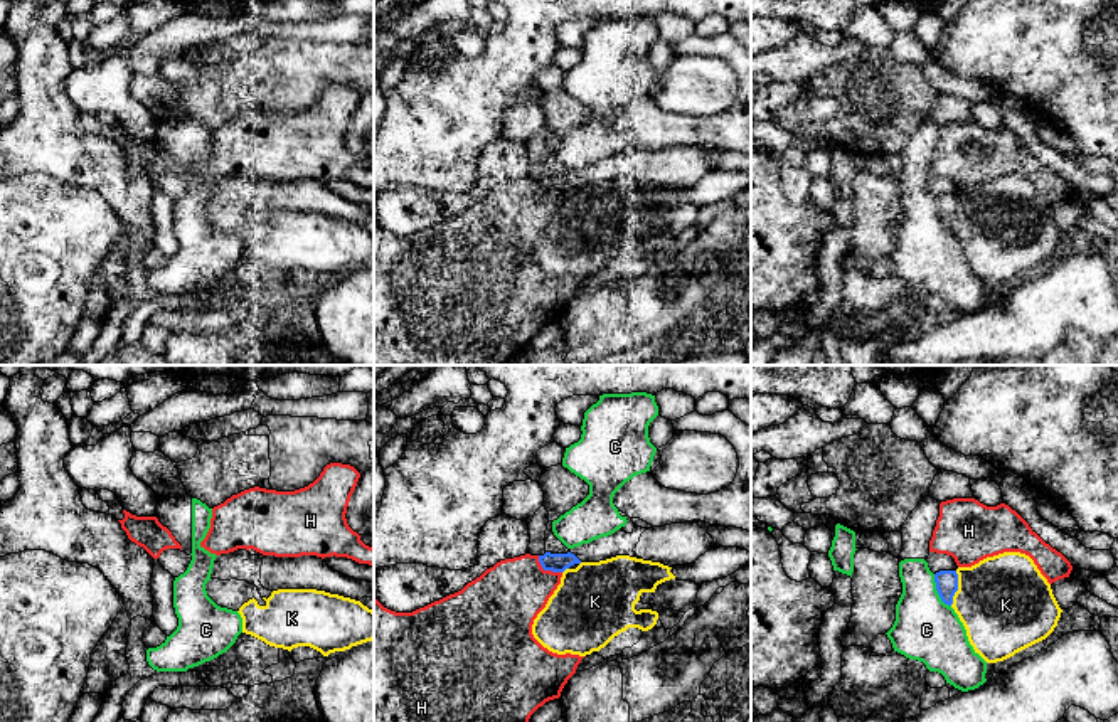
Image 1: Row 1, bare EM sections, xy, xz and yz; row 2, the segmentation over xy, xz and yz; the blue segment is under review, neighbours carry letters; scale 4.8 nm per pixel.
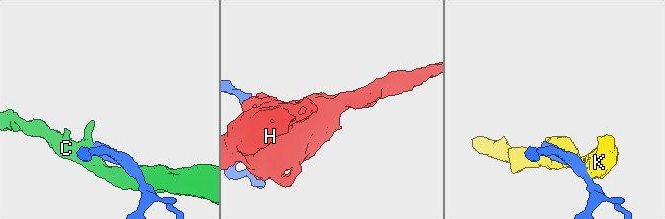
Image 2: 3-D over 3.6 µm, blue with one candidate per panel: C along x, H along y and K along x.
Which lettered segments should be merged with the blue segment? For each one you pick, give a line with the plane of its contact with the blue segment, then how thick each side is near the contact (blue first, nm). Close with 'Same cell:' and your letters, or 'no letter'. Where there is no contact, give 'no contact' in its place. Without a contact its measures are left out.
Same cell: no letter

